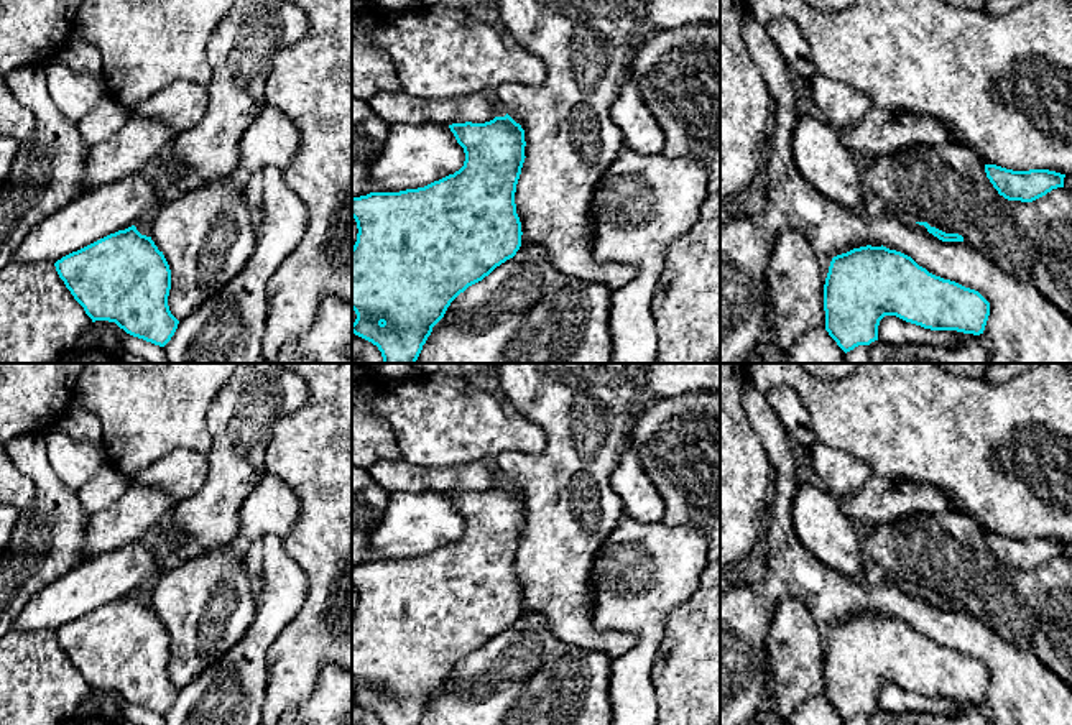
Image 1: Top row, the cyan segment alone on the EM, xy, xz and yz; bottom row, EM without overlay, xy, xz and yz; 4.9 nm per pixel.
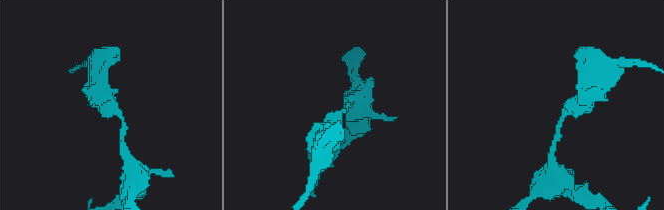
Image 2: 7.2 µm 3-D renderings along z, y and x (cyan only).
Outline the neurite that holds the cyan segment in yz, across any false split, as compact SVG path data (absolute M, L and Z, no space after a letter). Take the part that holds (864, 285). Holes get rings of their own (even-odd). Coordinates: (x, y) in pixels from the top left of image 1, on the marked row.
M860 247L832 258L824 284L825 330L847 353L878 340L885 316L931 330L980 335L990 302L886 247Z

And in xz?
M508 113L485 123L452 123L449 128L465 153L459 171L418 189L352 197L352 217L358 229L352 247L352 309L357 314L352 332L377 345L383 363L416 363L451 302L521 247L515 192L526 158L524 130Z

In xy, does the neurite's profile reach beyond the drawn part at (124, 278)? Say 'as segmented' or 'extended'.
as segmented

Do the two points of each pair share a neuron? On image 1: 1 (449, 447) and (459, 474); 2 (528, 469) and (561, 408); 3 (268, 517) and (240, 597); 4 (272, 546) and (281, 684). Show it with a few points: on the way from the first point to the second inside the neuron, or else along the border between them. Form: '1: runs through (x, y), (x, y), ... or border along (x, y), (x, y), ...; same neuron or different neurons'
1: border along (490, 461), (438, 466), (416, 464); different neurons
2: runs through (545, 459), (561, 443), (561, 424); same neuron
3: runs through (249, 535), (235, 551), (235, 577); same neuron
4: border along (301, 602), (295, 617), (270, 646), (265, 669); different neurons

